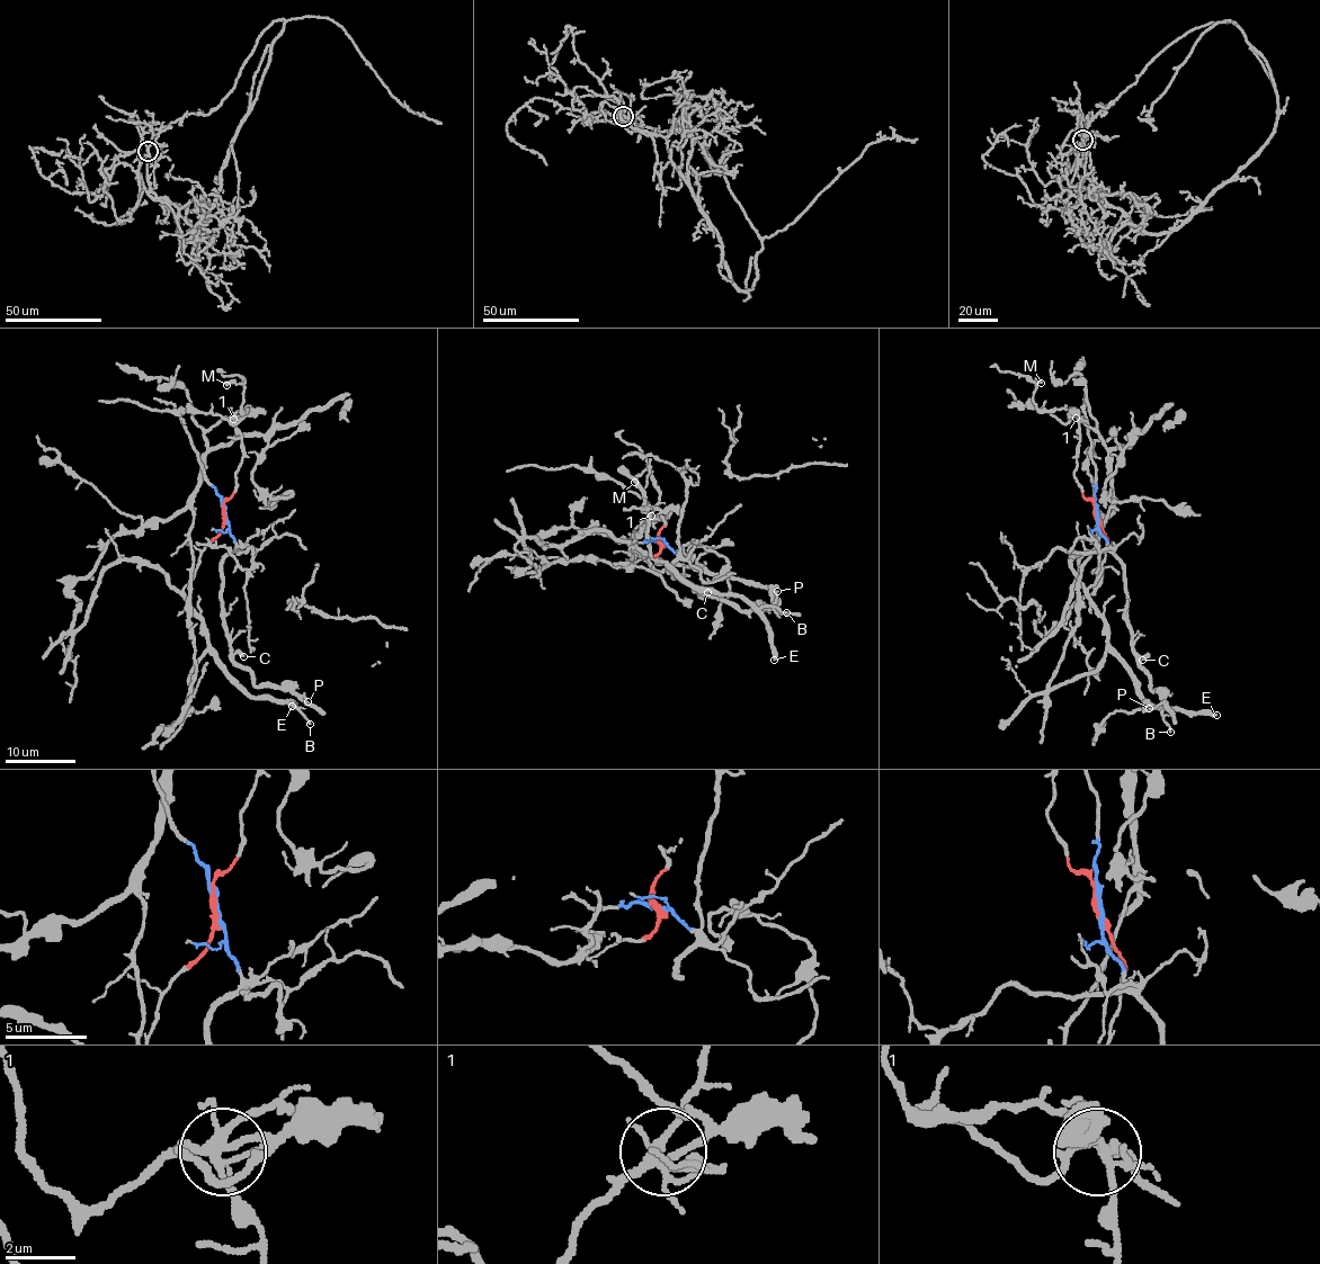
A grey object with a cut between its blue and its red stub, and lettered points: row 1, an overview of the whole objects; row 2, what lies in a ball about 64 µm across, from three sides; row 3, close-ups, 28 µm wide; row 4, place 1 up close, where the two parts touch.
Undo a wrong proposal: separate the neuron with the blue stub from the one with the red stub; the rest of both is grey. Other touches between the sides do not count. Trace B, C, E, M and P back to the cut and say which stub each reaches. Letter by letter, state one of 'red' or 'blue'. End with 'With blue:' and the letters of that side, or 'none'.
B: red
C: blue
E: red
M: red
P: blue
With blue: C, P

